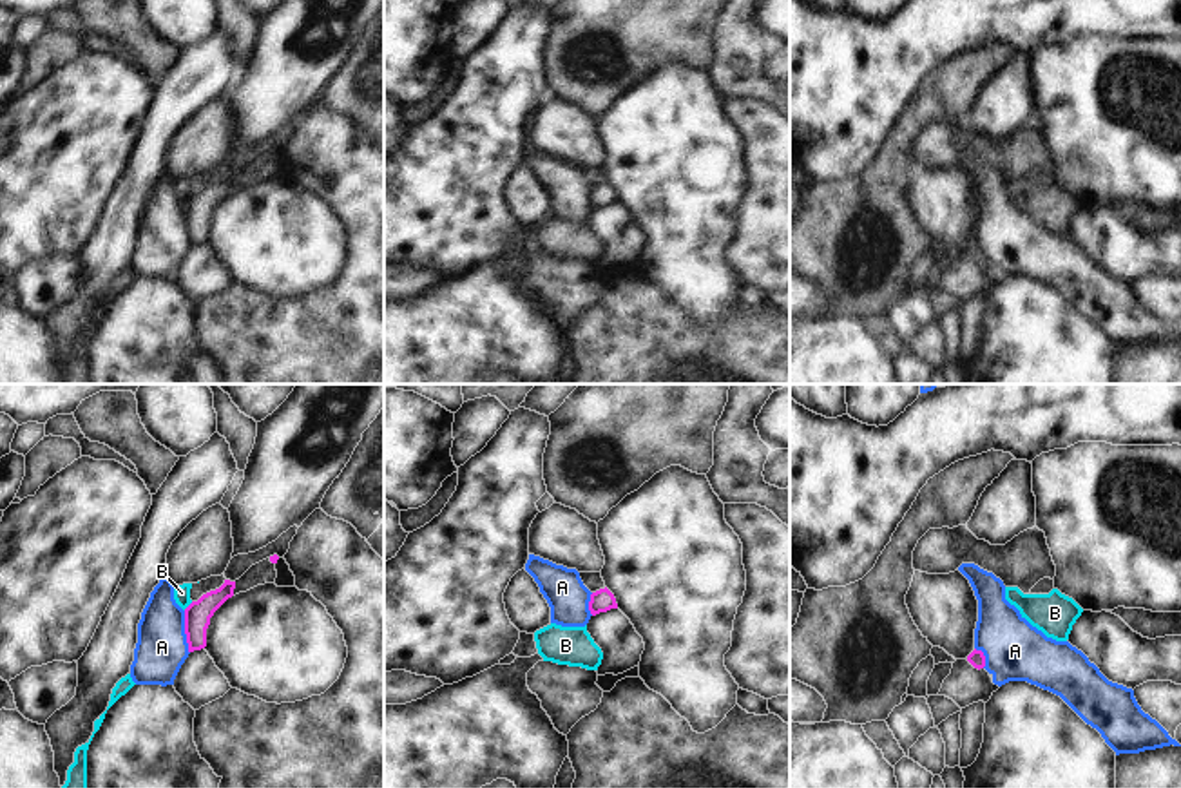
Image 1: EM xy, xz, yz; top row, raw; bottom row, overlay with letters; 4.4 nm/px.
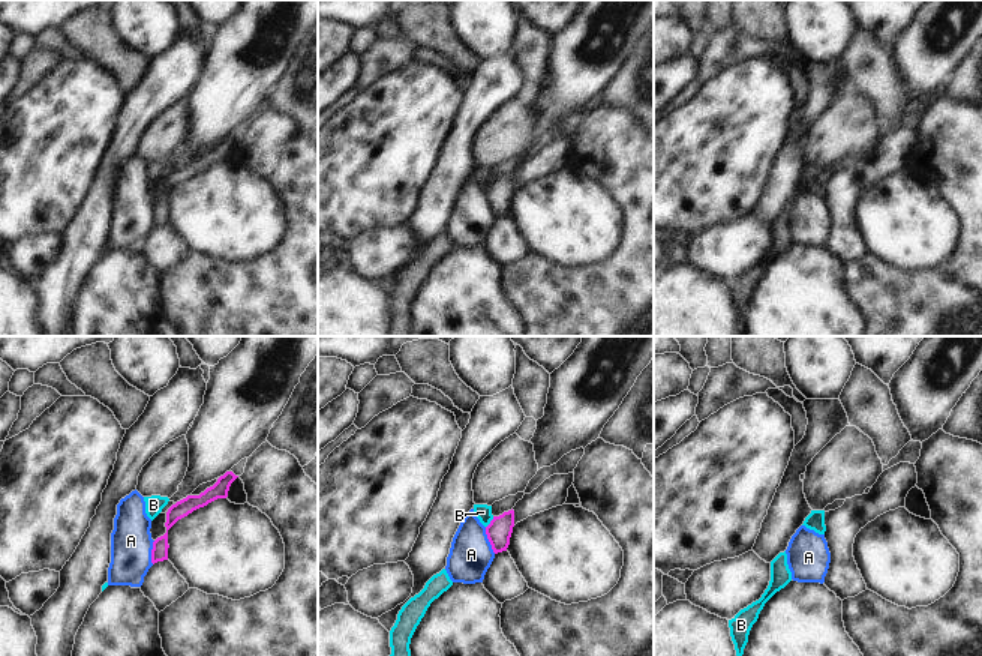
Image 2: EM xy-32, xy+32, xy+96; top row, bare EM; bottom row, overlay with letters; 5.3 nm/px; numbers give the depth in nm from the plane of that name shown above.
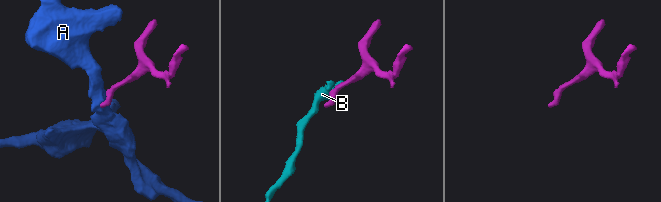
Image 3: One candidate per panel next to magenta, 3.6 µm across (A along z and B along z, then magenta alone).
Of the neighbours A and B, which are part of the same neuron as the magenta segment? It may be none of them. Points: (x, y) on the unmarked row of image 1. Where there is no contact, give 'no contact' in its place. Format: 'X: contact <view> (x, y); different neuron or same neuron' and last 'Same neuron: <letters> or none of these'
A: contact xy (185, 227); different neuron
B: contact xy (189, 200); different neuron
Same neuron: none of these

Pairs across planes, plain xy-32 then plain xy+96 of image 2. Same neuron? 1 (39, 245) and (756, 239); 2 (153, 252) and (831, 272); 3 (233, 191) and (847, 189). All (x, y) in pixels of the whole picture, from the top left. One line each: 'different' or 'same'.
1: same
2: different
3: different

